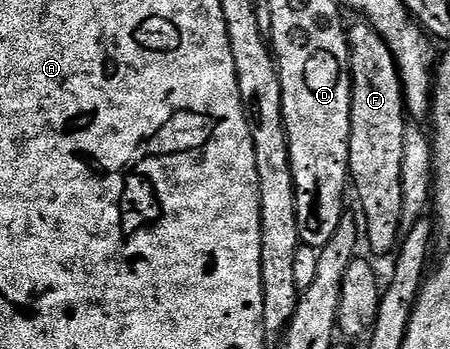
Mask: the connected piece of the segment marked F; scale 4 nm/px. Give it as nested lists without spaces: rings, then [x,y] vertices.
[[[358,21],[348,31],[350,45],[350,92],[352,93],[352,129],[350,130],[350,177],[352,191],[362,202],[361,218],[364,220],[364,239],[376,254],[393,252],[399,242],[398,231],[402,226],[402,162],[404,161],[404,141],[408,116],[406,104],[402,102],[402,83],[398,80],[398,67],[388,45],[365,21]]]

